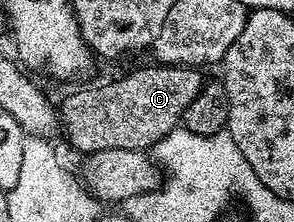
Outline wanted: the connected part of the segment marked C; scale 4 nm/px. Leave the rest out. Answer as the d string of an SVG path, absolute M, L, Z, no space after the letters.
M150 63L144 69L135 69L108 85L96 89L79 89L71 93L61 105L61 129L80 149L80 154L96 153L106 149L150 150L150 145L172 136L180 128L189 103L202 91L205 77L195 67L180 67Z

